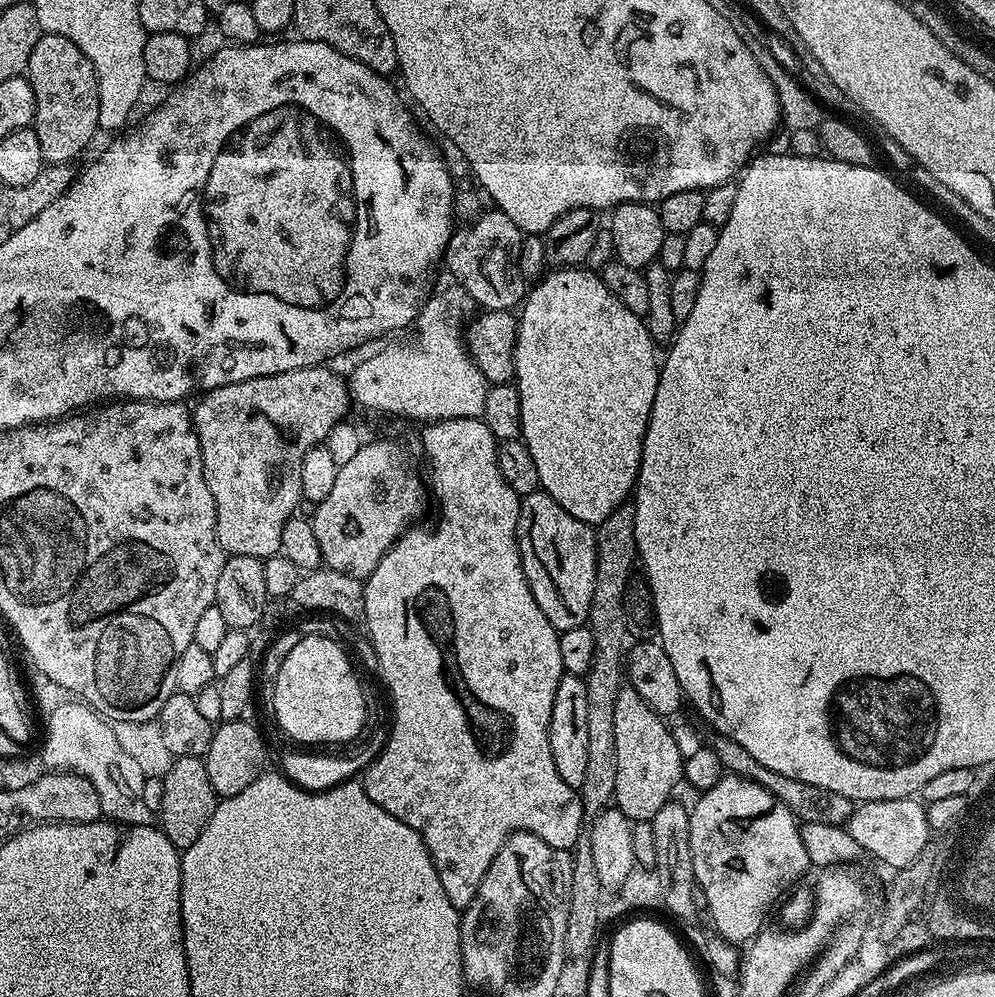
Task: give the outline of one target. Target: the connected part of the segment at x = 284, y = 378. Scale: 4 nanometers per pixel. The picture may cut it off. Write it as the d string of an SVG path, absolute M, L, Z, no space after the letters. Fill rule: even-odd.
M317 366L315 368L299 368L298 370L286 370L285 372L275 372L269 376L259 376L243 380L237 384L227 384L221 388L212 388L209 392L203 393L199 397L200 405L192 412L192 422L200 449L202 450L202 466L204 467L204 477L206 486L210 486L210 494L214 494L216 503L216 537L225 553L228 556L252 555L259 558L274 556L280 552L282 542L282 526L297 511L296 508L302 504L300 491L302 490L302 462L306 454L316 445L323 445L328 439L331 430L336 423L343 421L349 414L350 393L347 379L336 372L331 372L331 367Z

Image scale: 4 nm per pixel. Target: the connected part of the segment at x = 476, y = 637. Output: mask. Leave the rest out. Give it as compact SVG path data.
M454 418L453 420L433 420L423 425L424 433L421 434L420 440L424 443L424 452L428 455L428 464L432 467L432 484L430 480L430 488L440 499L440 516L441 520L437 522L436 529L433 532L427 532L421 526L413 526L408 529L404 535L392 543L390 550L386 550L386 554L382 554L382 558L378 562L378 566L374 566L374 570L363 581L365 592L365 618L363 627L368 627L368 640L372 643L372 648L376 651L376 664L380 667L380 676L384 679L384 684L388 687L388 692L392 695L392 733L388 736L388 741L384 744L384 749L380 752L380 757L369 766L364 772L362 783L366 794L378 806L382 806L382 810L386 810L390 814L394 814L394 818L398 818L402 822L406 822L406 826L411 828L420 835L422 842L428 847L430 858L434 862L434 866L438 870L438 882L442 882L442 890L446 890L446 898L450 898L450 906L454 906L458 910L468 908L470 902L478 894L478 886L482 882L482 878L486 874L488 864L496 855L498 850L504 844L507 836L511 836L513 832L529 832L538 838L542 838L542 842L546 842L555 848L565 850L575 849L576 844L582 839L580 827L585 827L586 817L584 814L584 804L580 801L579 791L570 786L566 786L566 782L562 782L562 778L558 778L558 770L554 767L554 754L550 754L550 738L548 737L548 727L550 726L550 714L554 710L554 694L558 690L558 682L565 676L564 663L562 662L562 650L560 649L560 633L557 632L554 626L550 626L550 622L546 618L546 614L542 614L542 610L538 610L538 602L534 602L534 594L530 594L530 586L526 582L526 574L522 566L522 558L520 557L520 544L516 540L516 527L518 526L518 514L520 513L520 498L514 490L510 490L510 486L506 486L506 478L502 478L502 470L498 470L498 454L496 446L498 441L494 438L494 434L490 434L490 426L486 426L486 422L482 418Z

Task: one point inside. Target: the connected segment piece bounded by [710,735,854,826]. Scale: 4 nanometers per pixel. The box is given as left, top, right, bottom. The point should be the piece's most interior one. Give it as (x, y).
(808, 803)

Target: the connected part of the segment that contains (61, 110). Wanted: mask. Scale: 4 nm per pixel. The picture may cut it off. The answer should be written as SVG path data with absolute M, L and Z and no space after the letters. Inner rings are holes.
M41 35L38 46L30 50L30 62L26 73L30 86L34 90L36 99L36 113L32 123L38 134L38 142L42 146L42 158L45 165L66 164L71 165L75 156L80 156L84 152L84 147L95 138L96 132L100 128L98 122L98 82L94 74L94 66L70 38L61 36Z

